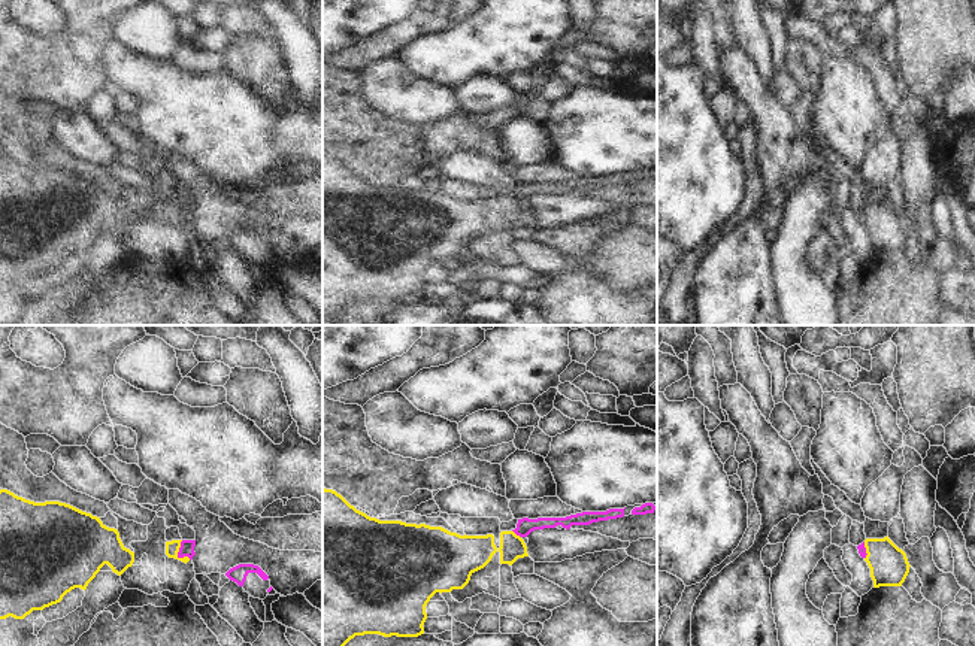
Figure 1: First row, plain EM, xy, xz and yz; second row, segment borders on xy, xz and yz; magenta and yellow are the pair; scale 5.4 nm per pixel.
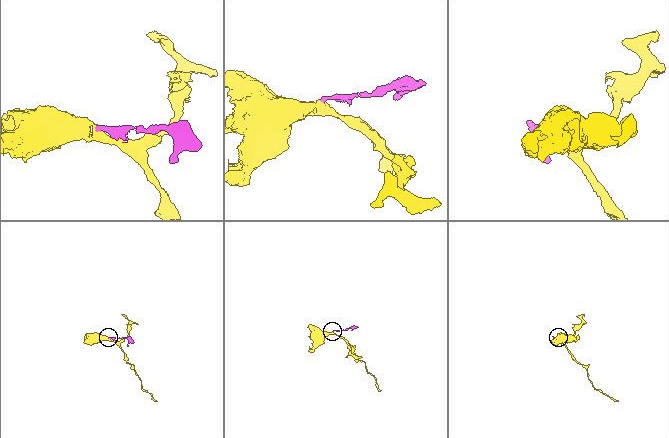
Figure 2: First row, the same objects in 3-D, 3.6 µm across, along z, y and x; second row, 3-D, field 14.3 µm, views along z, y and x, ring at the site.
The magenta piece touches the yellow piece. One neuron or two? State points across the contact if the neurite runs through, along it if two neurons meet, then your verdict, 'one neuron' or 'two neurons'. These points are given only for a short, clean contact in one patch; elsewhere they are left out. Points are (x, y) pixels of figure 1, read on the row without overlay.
way xy (187, 212), (178, 220), (172, 214); one neuron

